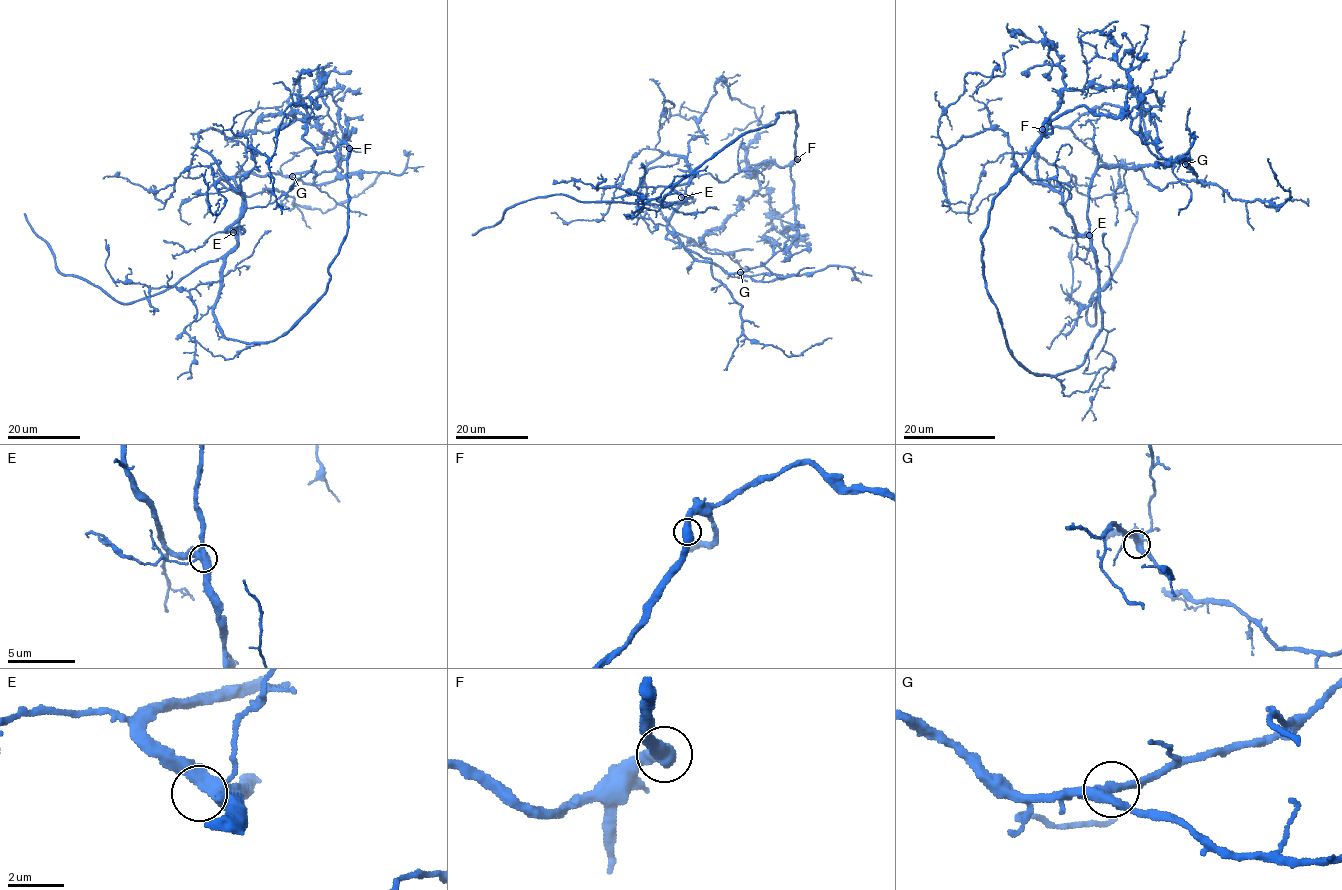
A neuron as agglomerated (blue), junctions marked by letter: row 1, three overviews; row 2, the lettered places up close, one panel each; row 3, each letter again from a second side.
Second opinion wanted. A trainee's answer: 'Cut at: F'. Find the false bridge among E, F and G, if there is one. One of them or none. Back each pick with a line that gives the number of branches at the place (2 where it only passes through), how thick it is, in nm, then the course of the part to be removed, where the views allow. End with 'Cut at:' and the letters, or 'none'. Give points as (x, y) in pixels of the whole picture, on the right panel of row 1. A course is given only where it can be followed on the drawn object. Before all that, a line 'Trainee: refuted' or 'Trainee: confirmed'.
Trainee: refuted
Cut at: none

